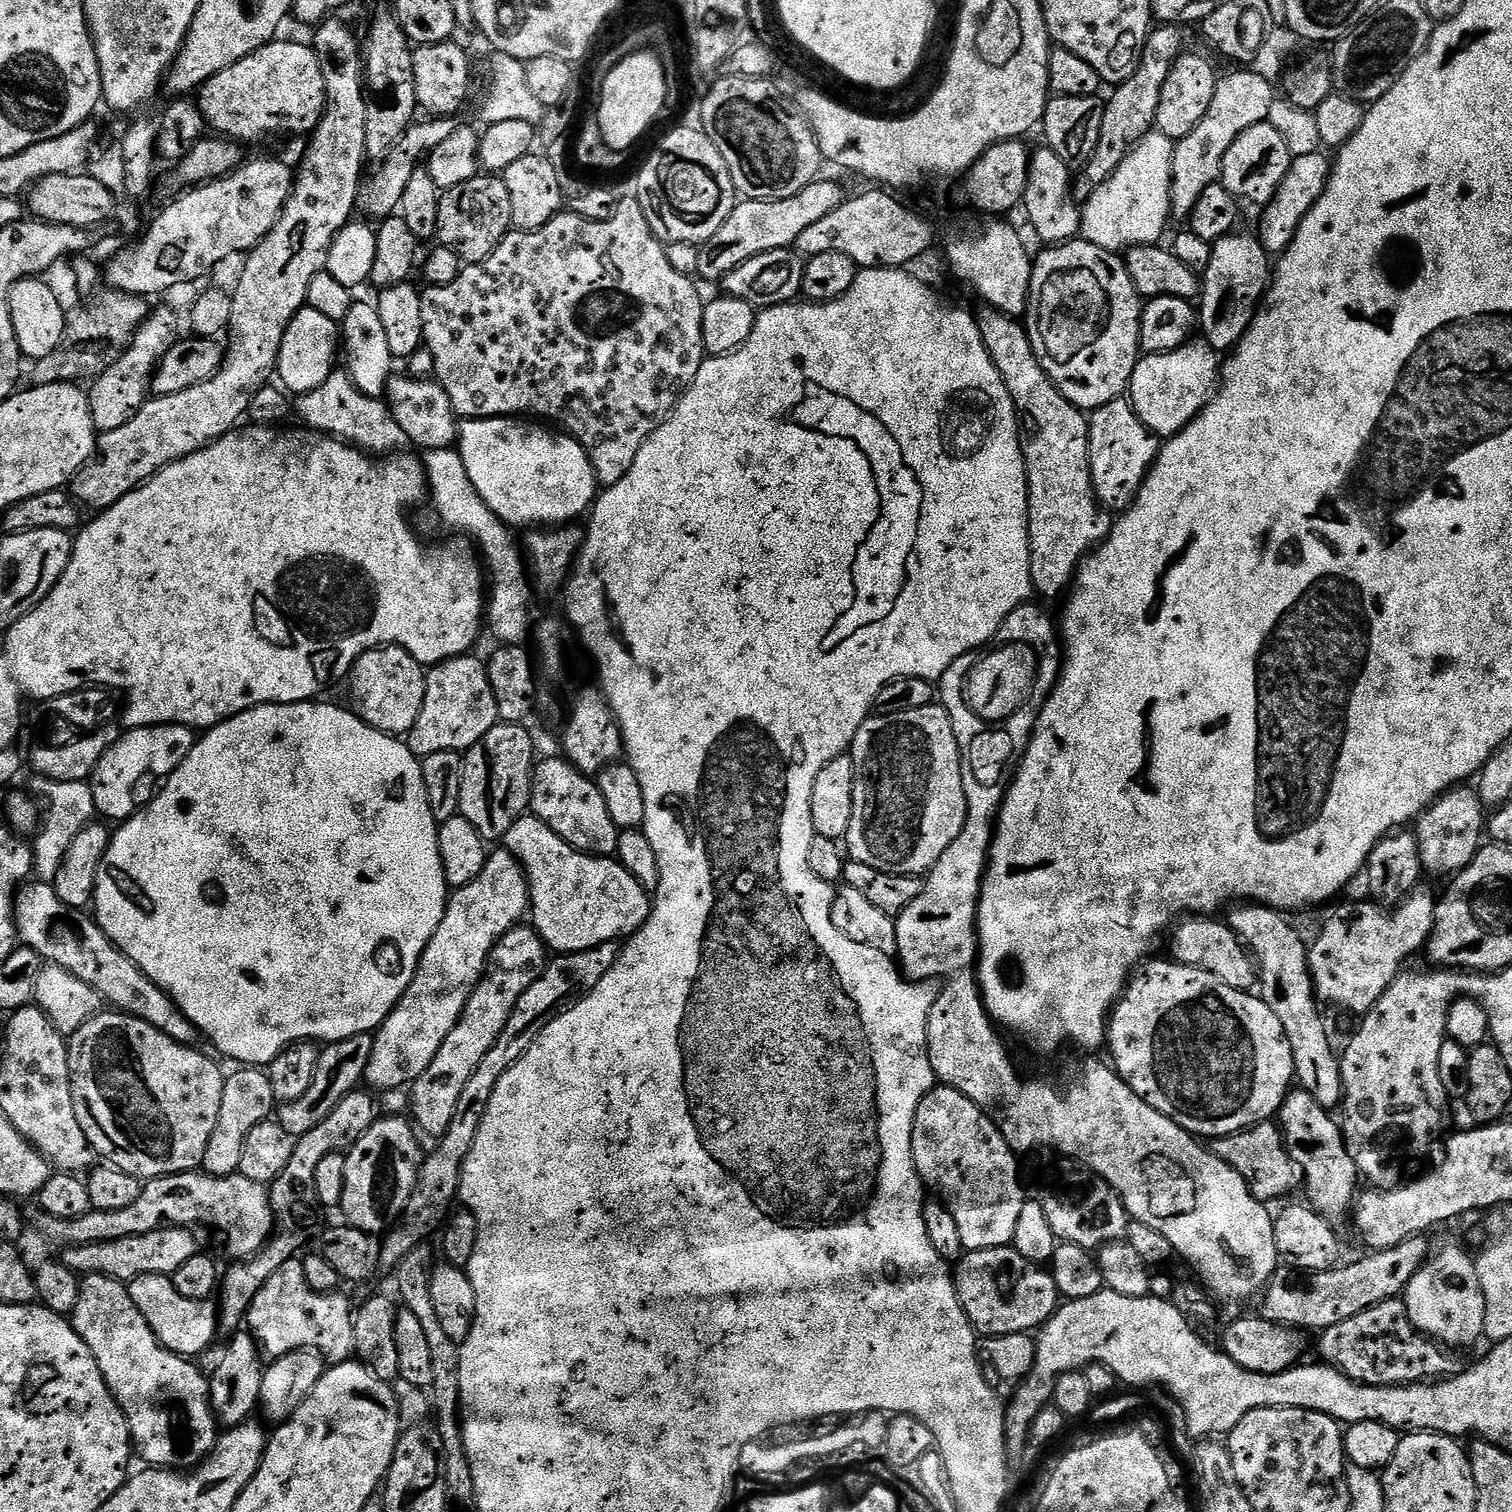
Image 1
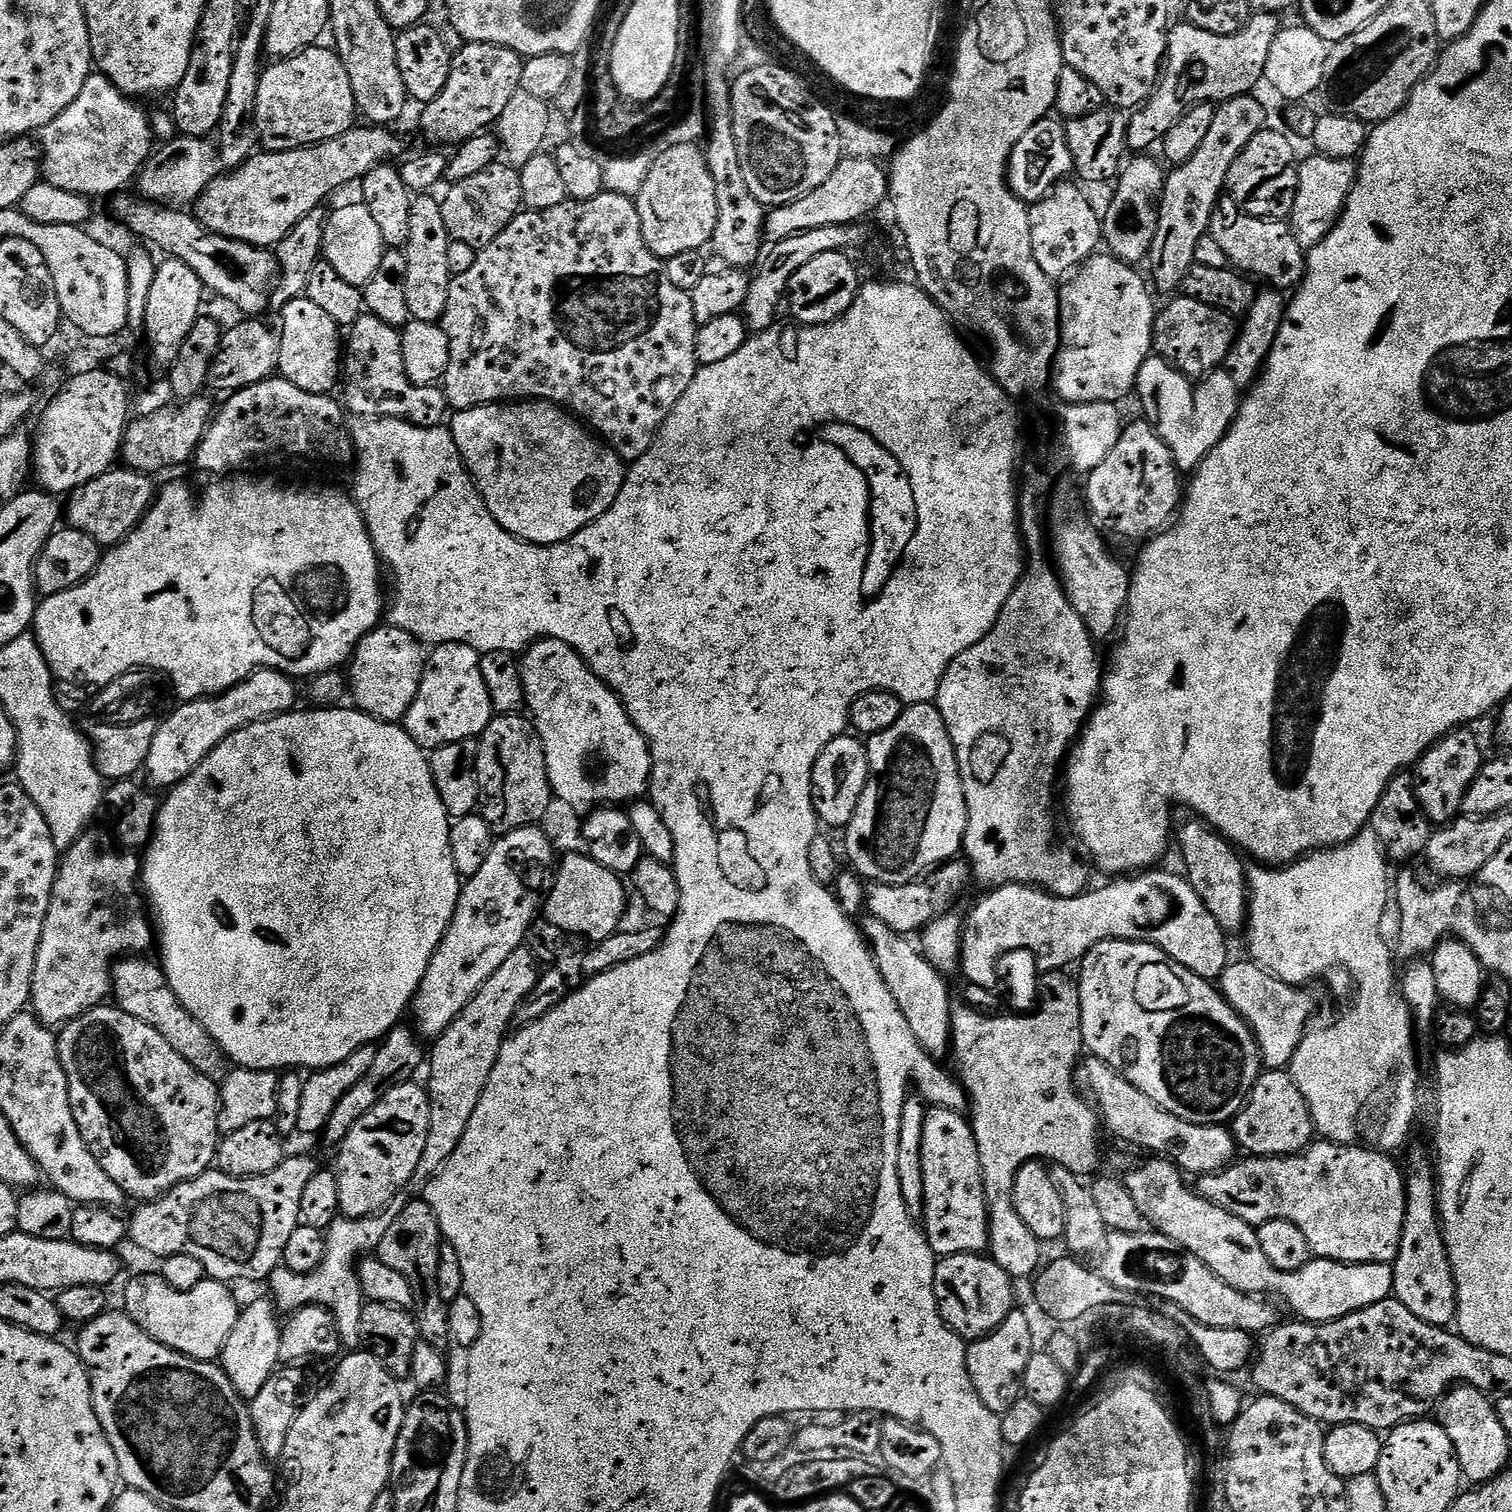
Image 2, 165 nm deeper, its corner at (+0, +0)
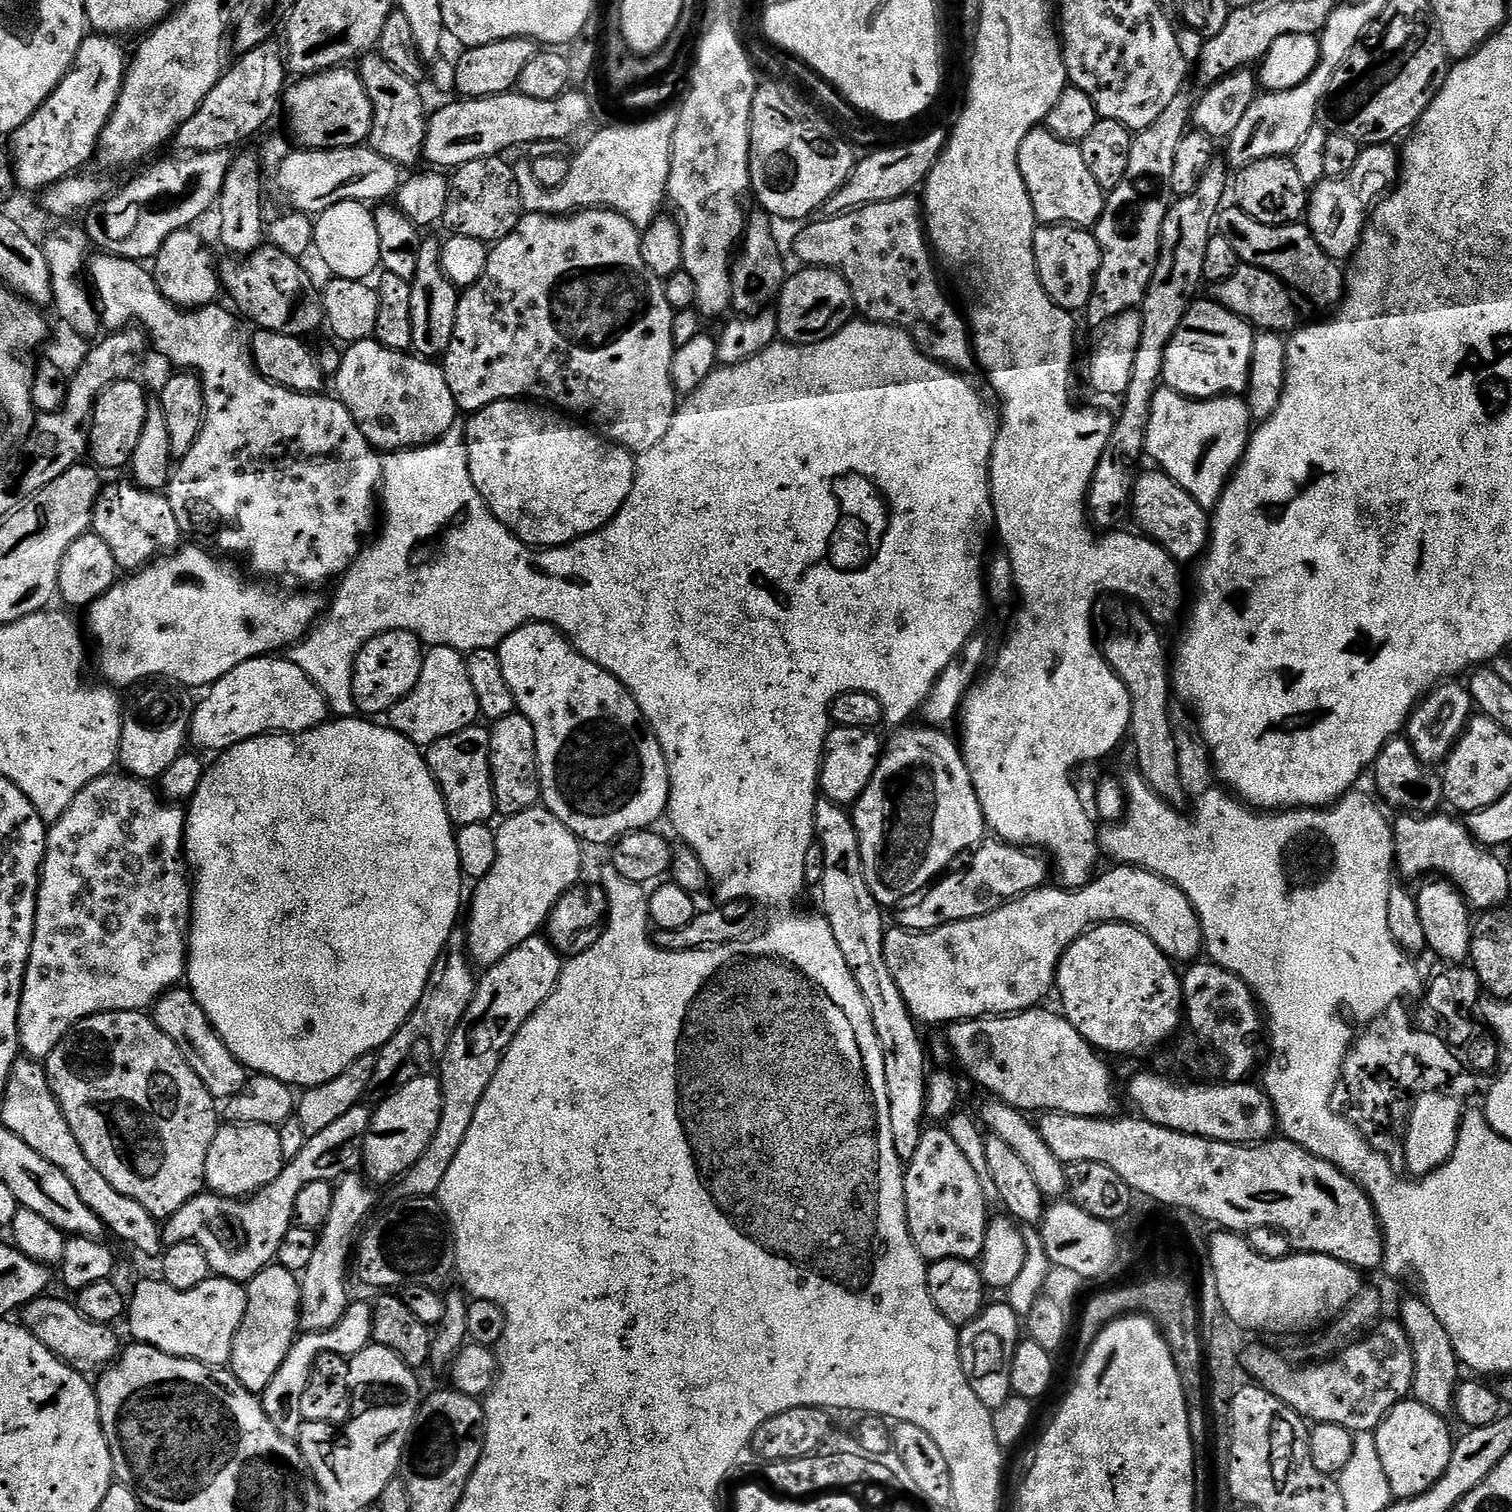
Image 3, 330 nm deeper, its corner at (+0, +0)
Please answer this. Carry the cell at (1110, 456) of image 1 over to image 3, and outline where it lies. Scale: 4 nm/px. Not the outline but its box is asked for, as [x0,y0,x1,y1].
[1130,471,1209,561]

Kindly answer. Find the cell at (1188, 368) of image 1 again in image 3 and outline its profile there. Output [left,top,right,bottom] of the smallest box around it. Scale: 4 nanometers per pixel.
[1144,387,1254,510]

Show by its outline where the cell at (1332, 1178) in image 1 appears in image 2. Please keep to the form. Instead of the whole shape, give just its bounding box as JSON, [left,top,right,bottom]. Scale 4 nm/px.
[1230,1070,1314,1156]

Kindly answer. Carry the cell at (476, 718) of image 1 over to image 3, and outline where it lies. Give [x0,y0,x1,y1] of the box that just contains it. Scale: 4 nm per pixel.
[386,646,480,746]

